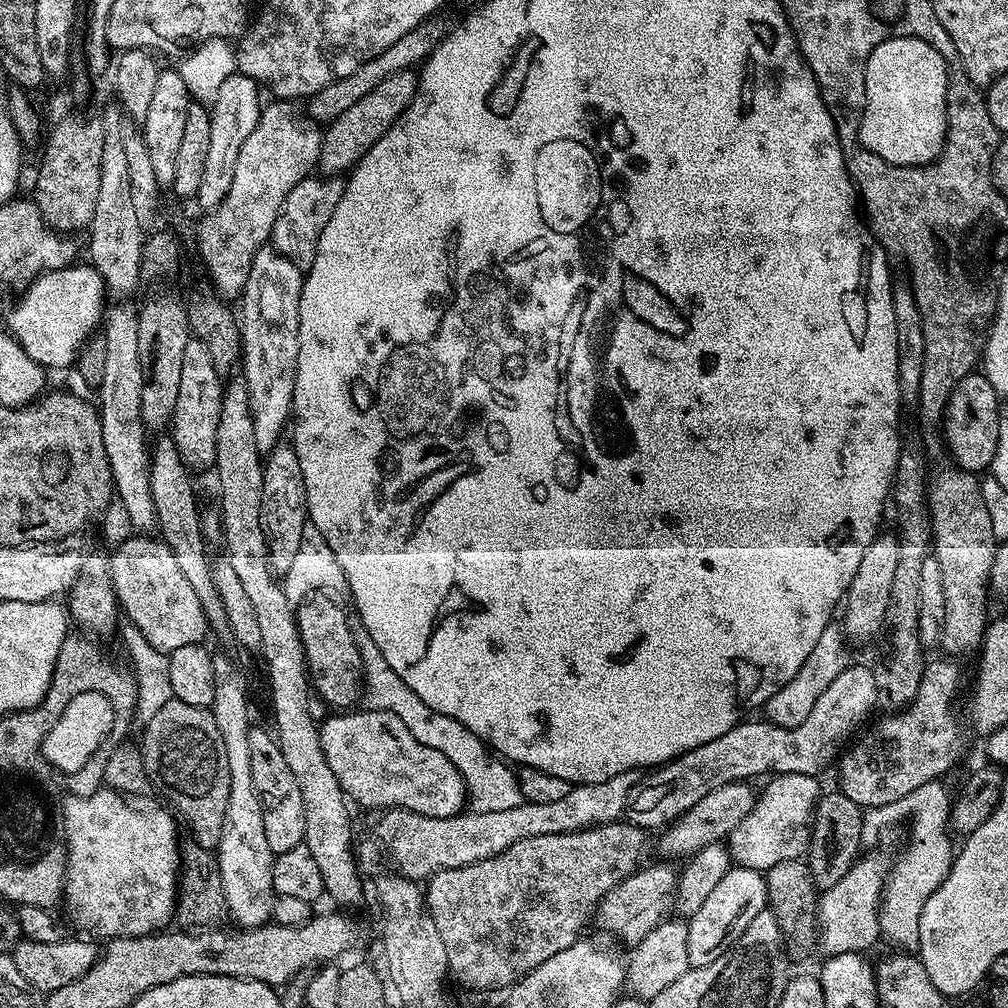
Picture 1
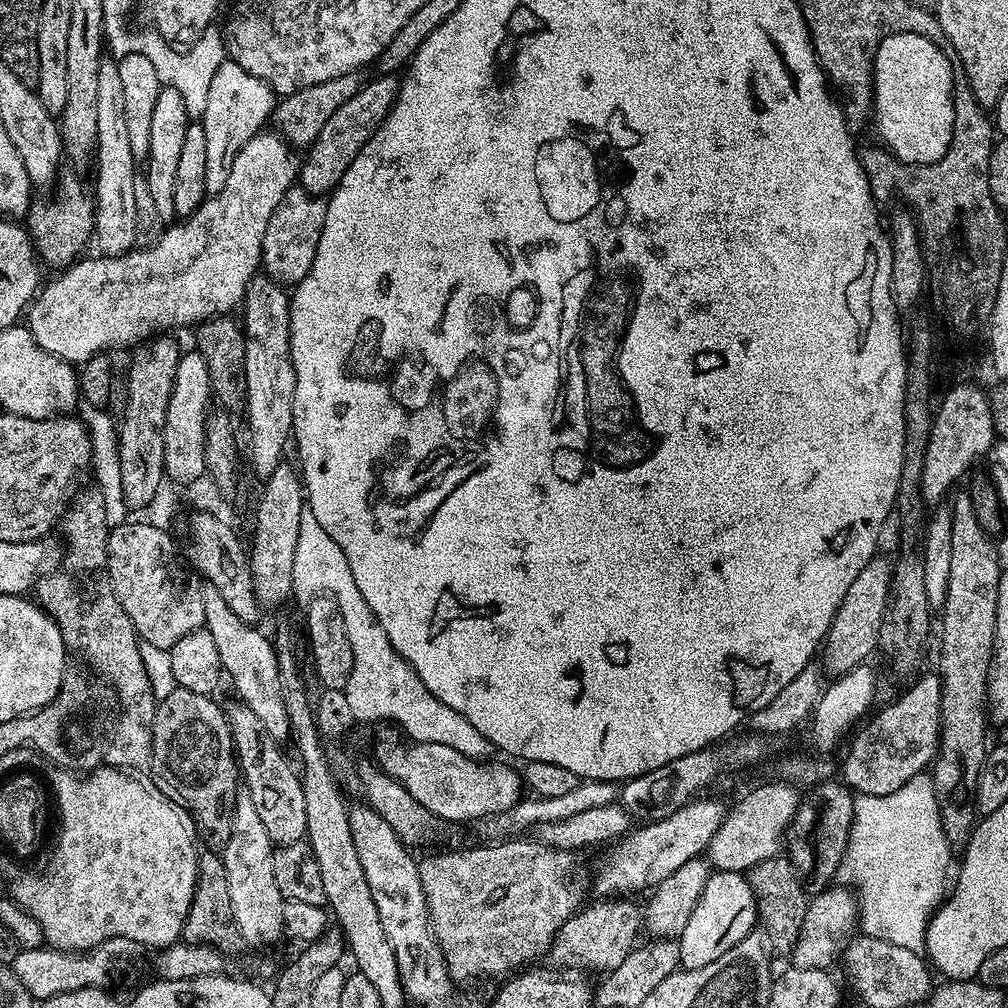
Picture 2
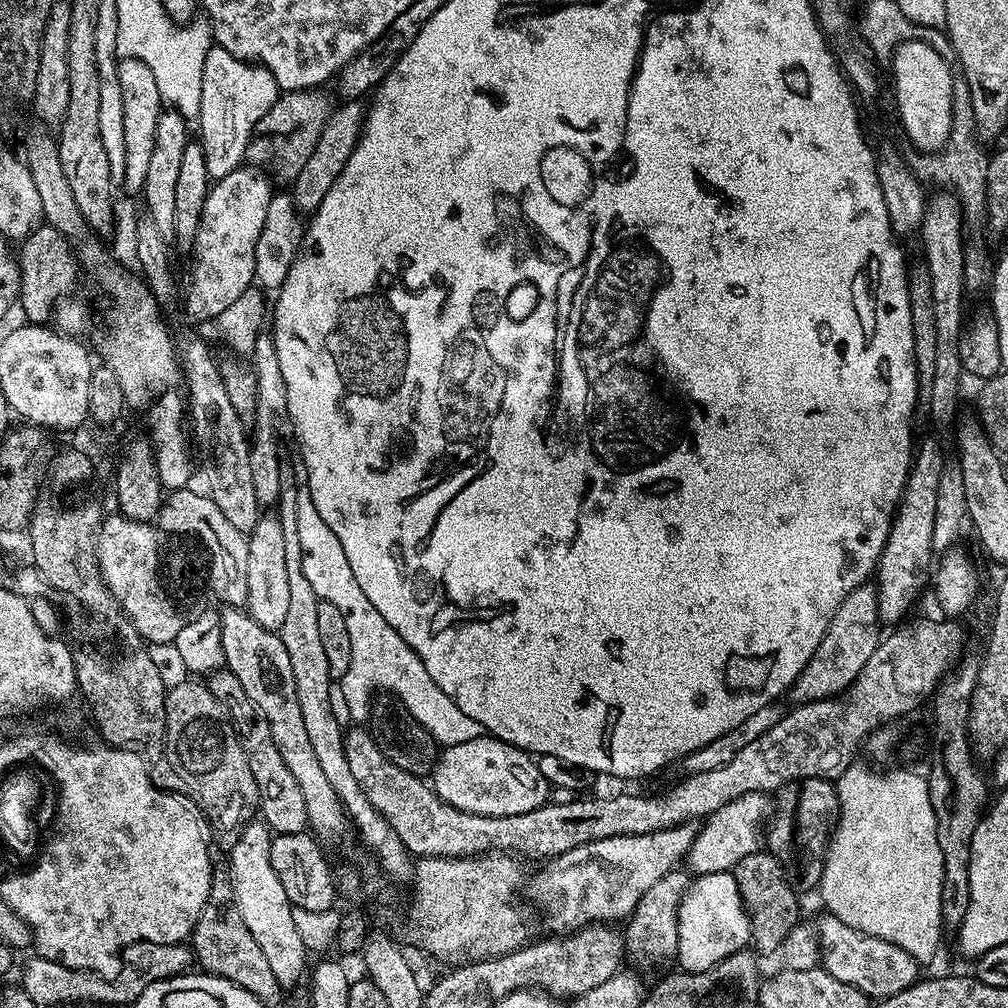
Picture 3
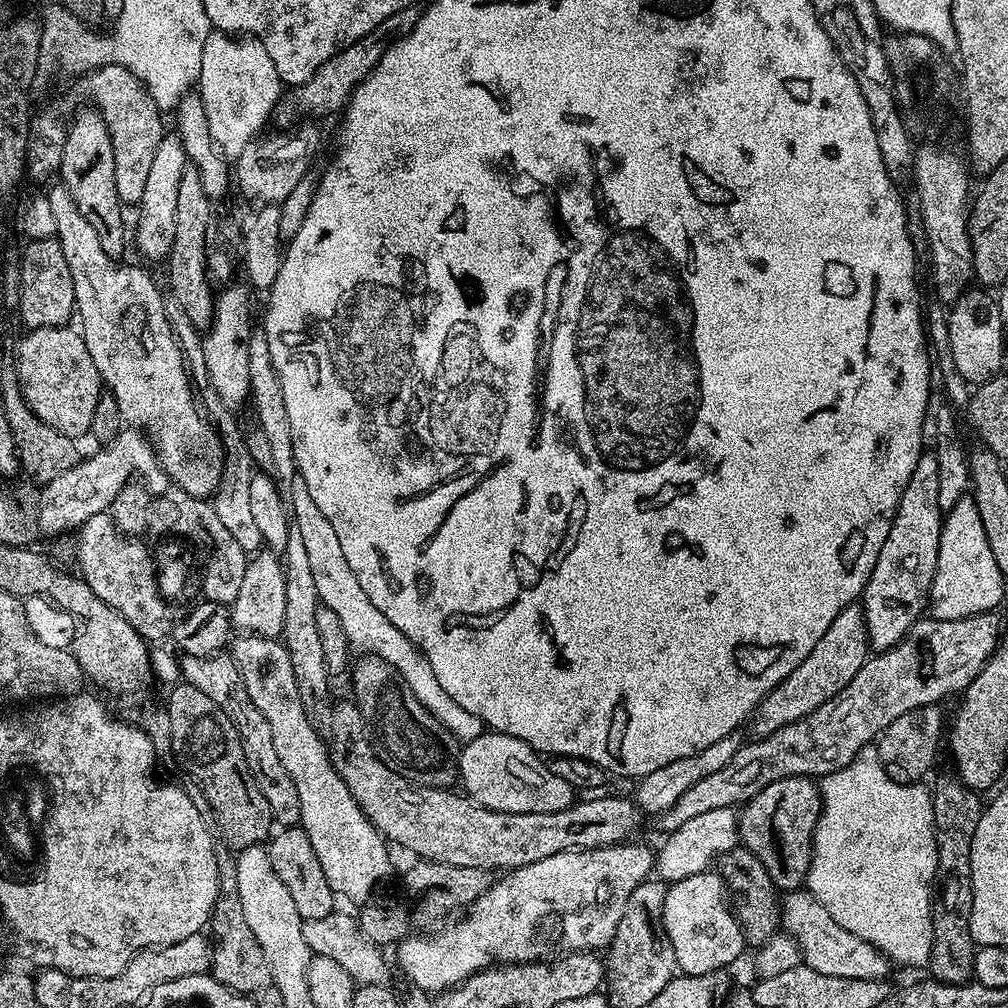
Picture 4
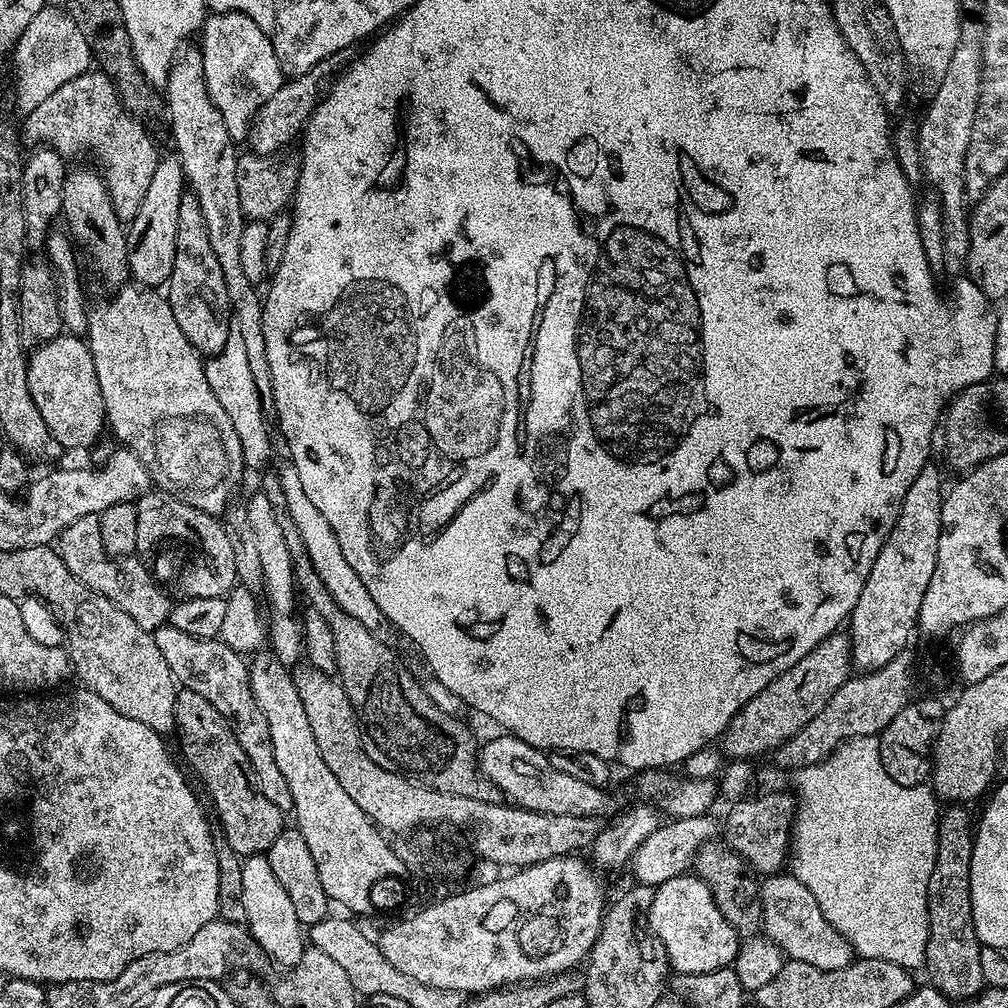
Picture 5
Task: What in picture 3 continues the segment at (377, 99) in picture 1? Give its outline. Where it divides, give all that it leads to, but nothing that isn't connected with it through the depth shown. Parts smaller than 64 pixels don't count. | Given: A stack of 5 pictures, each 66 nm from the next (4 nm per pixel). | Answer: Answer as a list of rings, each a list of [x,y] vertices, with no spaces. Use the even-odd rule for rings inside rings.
[[[350,100],[333,107],[326,126],[322,126],[322,138],[318,138],[318,146],[310,153],[310,158],[302,170],[298,170],[296,179],[291,181],[290,195],[296,203],[296,210],[301,214],[311,214],[318,210],[322,198],[330,191],[330,186],[338,182],[338,174],[350,162],[350,154],[354,154],[354,146],[360,141],[360,133],[364,131],[366,108],[360,100]]]

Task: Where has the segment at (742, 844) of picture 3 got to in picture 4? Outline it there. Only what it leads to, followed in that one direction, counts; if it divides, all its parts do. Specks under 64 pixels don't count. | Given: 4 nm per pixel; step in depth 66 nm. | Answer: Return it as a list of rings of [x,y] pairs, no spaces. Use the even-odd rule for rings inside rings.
[[[736,808],[710,810],[706,814],[698,814],[698,818],[690,818],[690,822],[682,822],[680,828],[667,833],[663,837],[664,845],[654,856],[654,872],[665,882],[675,882],[682,878],[690,878],[699,872],[707,872],[717,863],[719,857],[727,854],[731,848],[737,847],[740,838],[740,826]]]

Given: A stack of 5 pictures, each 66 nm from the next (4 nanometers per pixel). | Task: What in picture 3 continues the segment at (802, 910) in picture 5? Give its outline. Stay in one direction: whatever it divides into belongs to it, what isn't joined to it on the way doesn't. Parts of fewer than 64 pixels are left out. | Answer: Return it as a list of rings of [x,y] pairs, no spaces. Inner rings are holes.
[[[824,914],[818,923],[820,938],[820,958],[822,966],[838,982],[846,982],[873,1001],[884,1000],[888,996],[906,990],[921,979],[922,968],[915,958],[906,954],[894,942],[886,942],[882,938],[874,938],[870,934],[862,934],[862,930],[854,930],[854,926],[846,926],[839,918]]]

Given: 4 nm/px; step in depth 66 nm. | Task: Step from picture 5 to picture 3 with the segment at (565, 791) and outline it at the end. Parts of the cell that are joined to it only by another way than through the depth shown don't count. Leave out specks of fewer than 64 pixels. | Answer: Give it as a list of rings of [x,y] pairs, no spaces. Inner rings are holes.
[[[487,734],[470,742],[447,745],[432,766],[430,787],[442,802],[463,812],[483,816],[526,814],[538,810],[550,800],[550,785],[539,763],[521,748]]]

